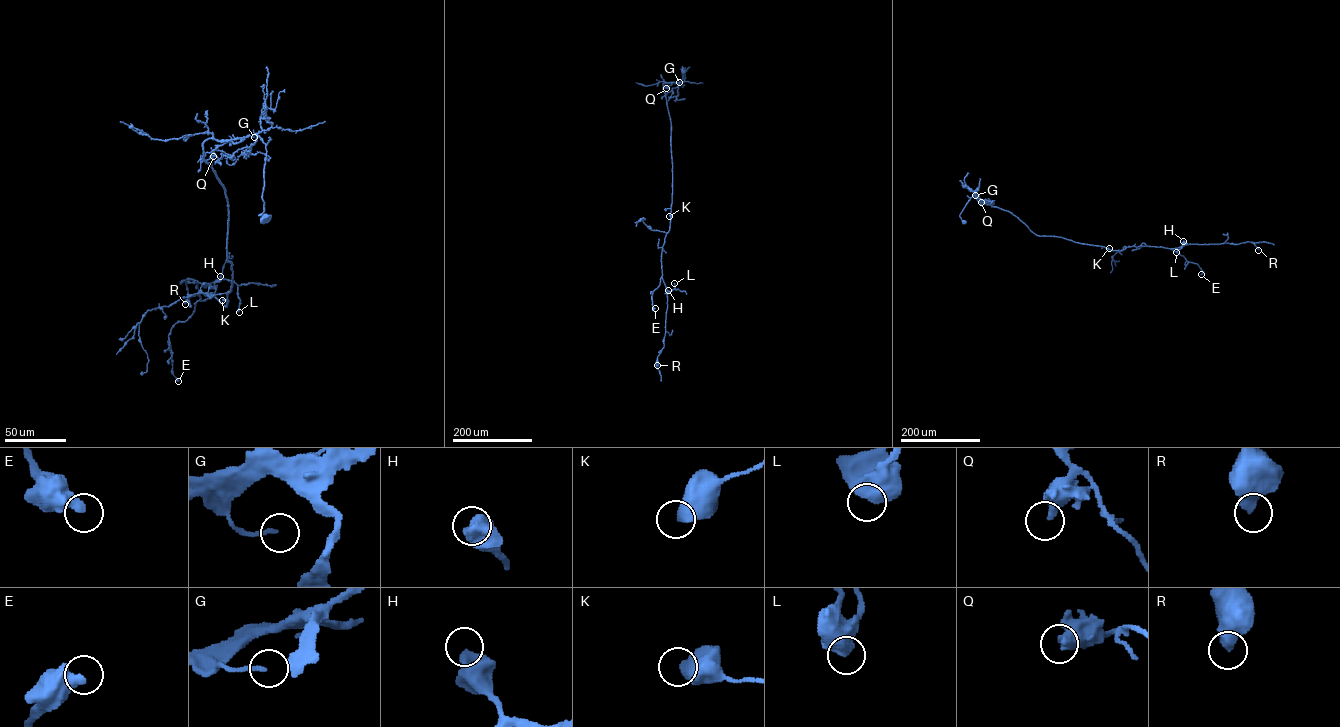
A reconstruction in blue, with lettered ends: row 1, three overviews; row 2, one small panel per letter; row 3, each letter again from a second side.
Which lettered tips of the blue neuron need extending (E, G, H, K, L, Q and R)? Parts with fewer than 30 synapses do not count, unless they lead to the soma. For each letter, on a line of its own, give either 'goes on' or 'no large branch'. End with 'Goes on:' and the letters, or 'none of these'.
E: no large branch
G: no large branch
H: no large branch
K: no large branch
L: no large branch
Q: no large branch
R: no large branch
Goes on: none of these

